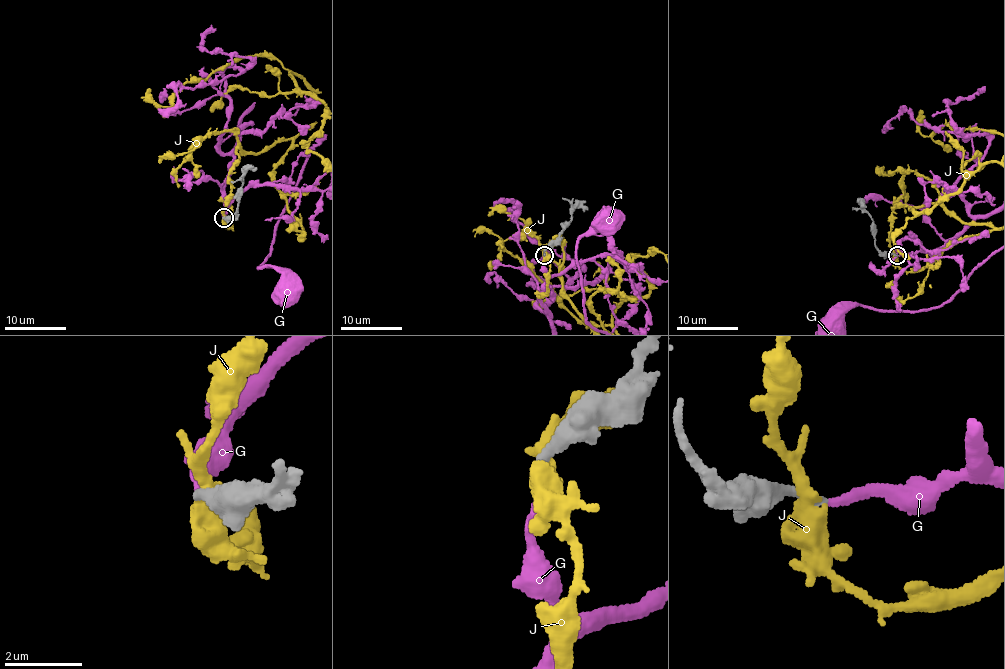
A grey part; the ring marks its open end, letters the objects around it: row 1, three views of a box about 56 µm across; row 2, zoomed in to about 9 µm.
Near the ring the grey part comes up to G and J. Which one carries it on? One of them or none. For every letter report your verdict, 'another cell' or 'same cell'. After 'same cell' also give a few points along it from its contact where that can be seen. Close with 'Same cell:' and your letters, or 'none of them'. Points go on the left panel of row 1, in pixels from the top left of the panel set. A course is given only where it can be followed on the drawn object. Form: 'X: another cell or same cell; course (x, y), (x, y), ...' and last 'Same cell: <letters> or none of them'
G: another cell
J: another cell
Same cell: none of them

